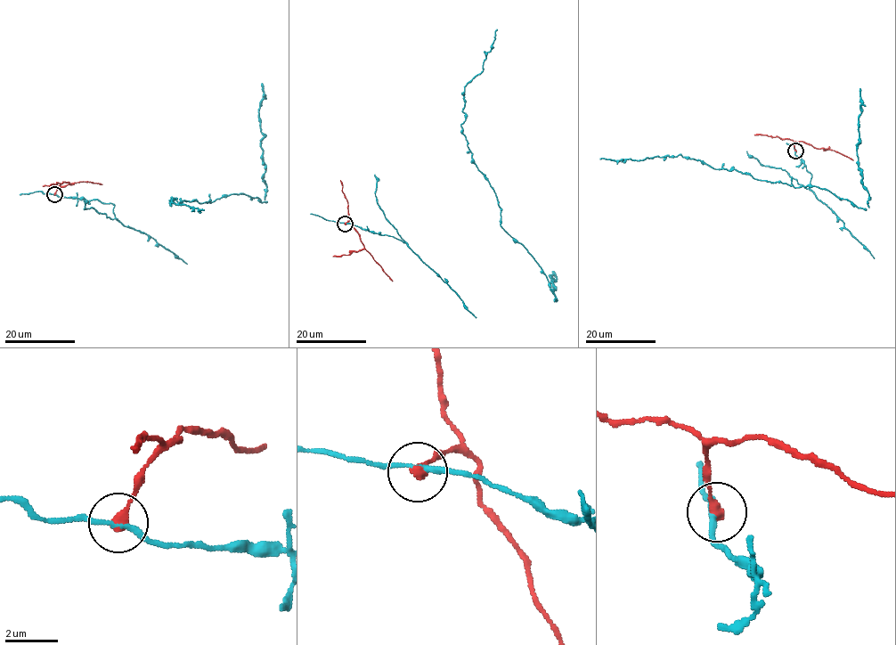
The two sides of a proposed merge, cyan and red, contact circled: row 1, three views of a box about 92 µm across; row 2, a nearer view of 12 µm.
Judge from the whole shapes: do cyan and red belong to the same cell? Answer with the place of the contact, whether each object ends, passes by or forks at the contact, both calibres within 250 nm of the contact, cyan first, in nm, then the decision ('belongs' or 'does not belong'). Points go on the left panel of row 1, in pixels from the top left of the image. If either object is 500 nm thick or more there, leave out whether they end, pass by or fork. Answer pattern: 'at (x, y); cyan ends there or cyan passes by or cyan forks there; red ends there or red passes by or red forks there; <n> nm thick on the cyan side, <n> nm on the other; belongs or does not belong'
at (54, 194); cyan passes by; red ends there; 160 nm thick on the cyan side, 400 nm on the other; does not belong

